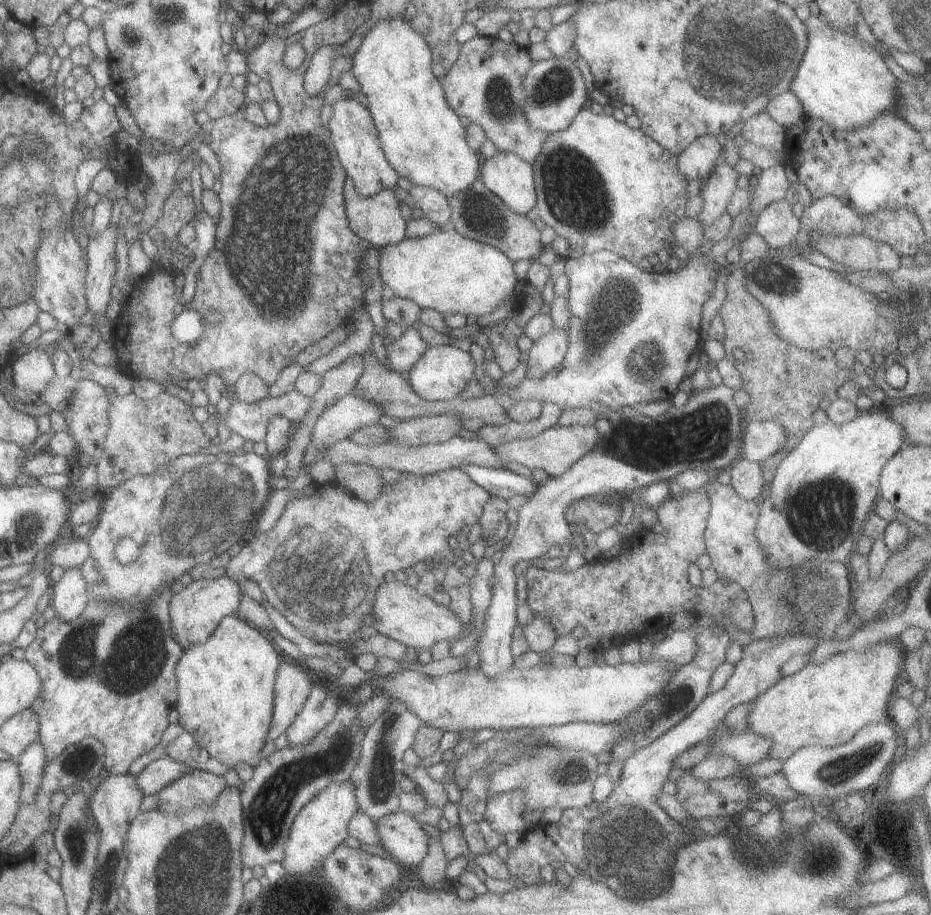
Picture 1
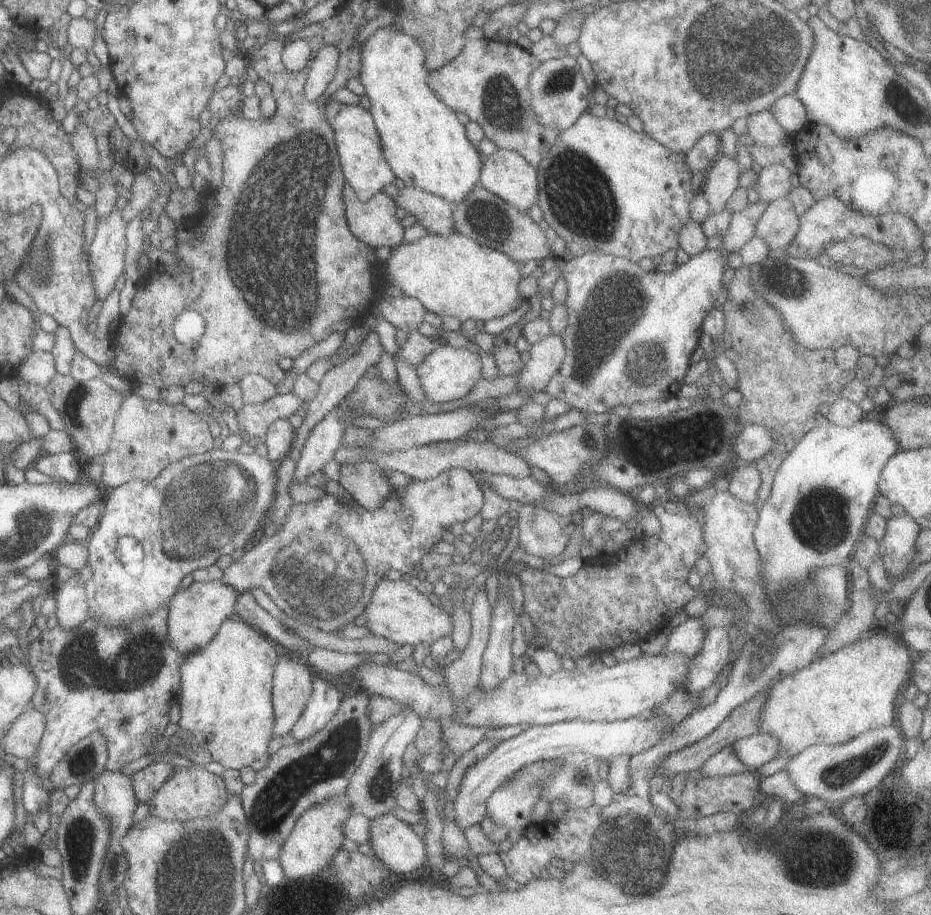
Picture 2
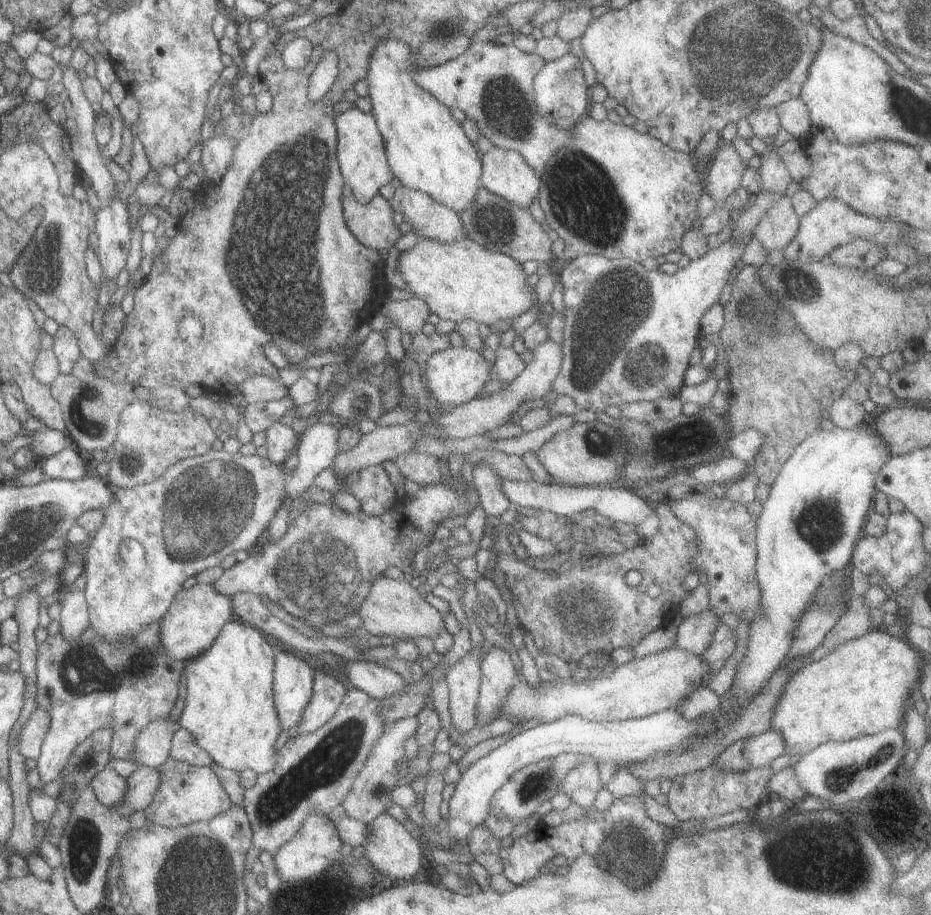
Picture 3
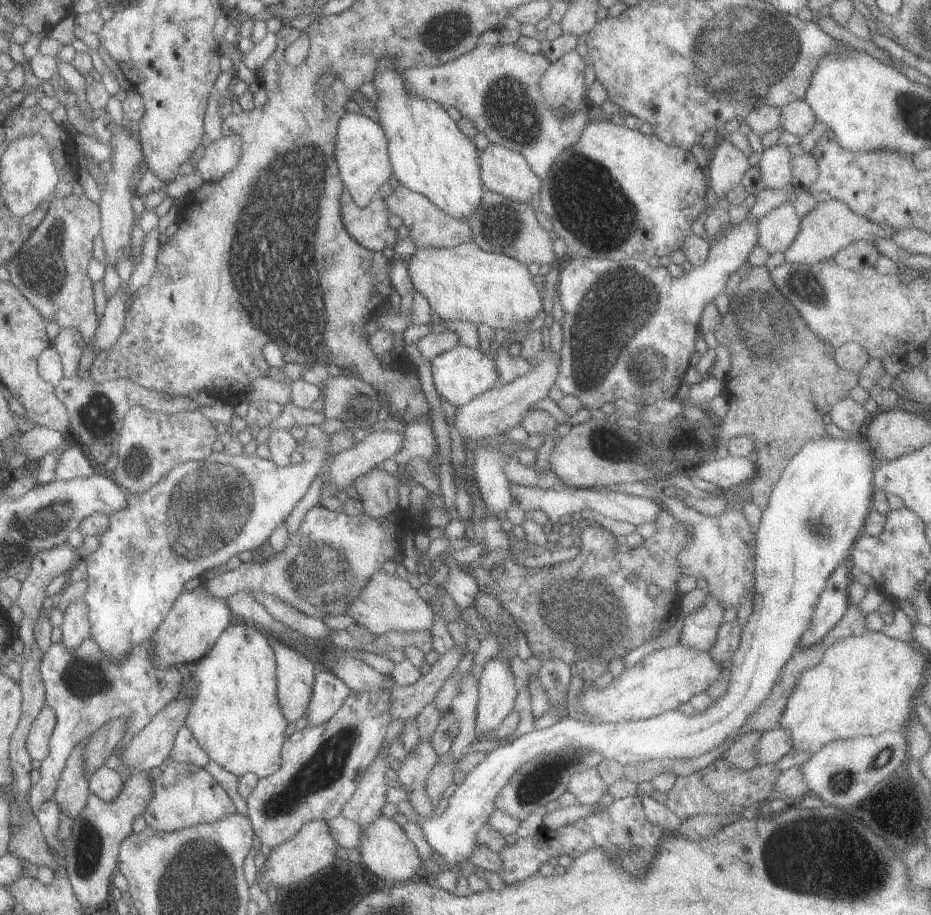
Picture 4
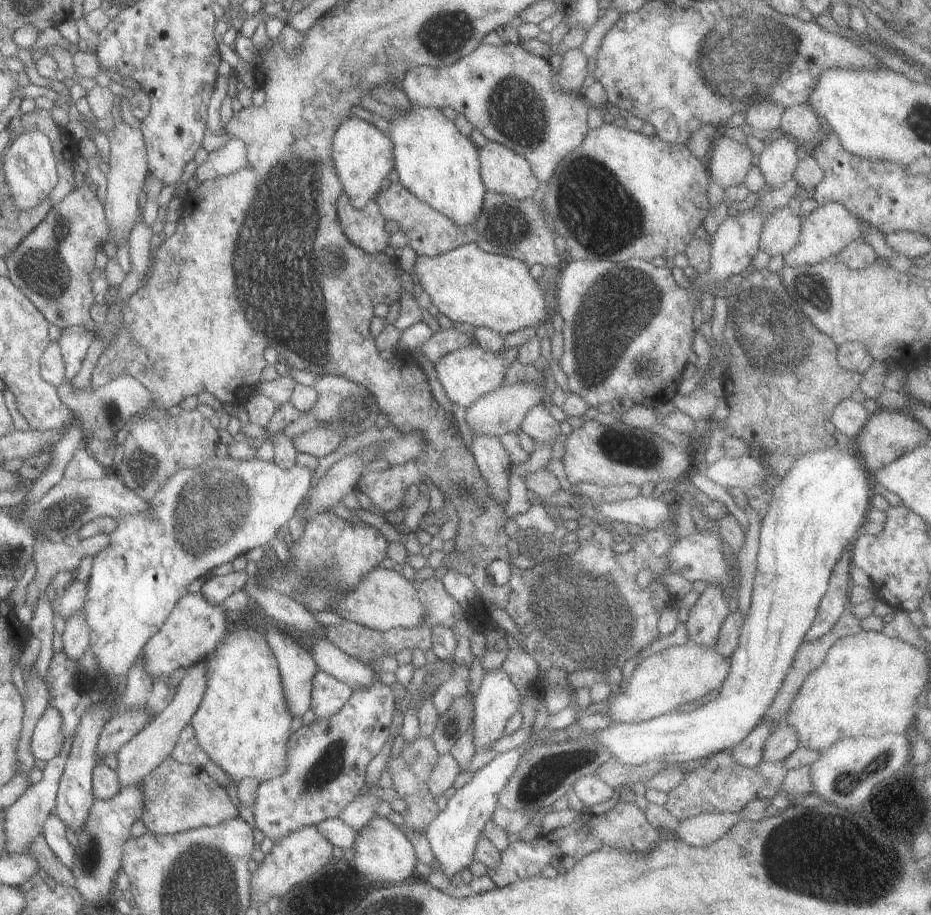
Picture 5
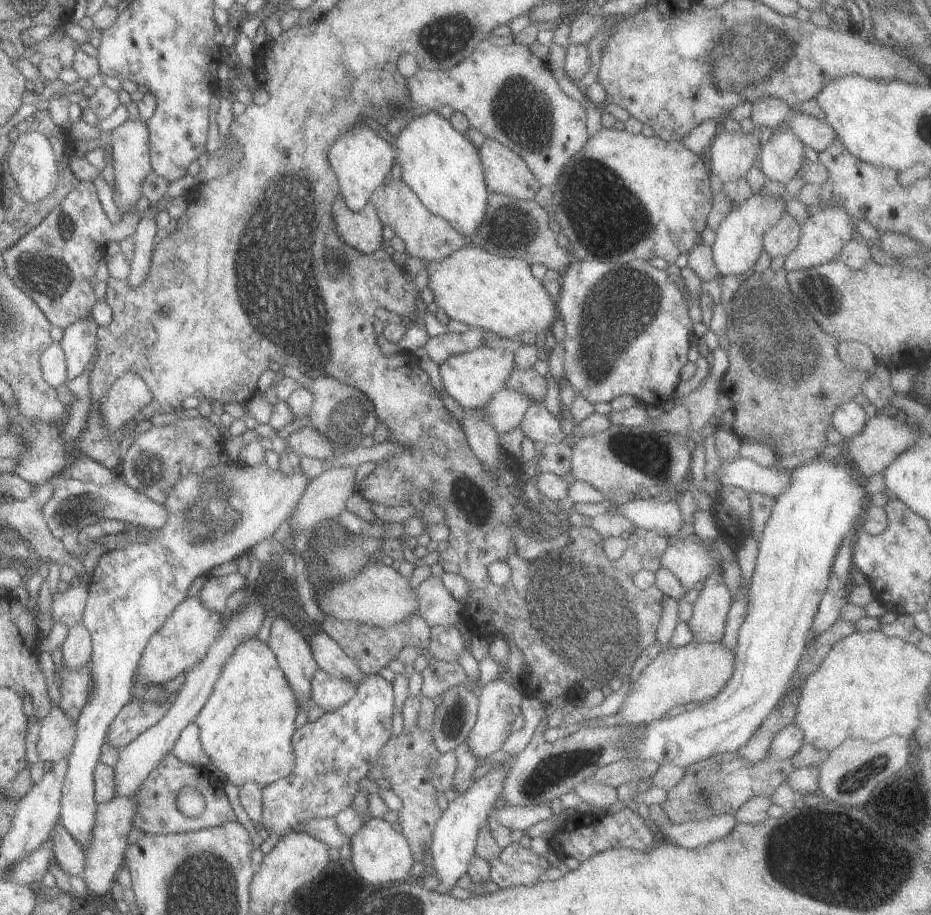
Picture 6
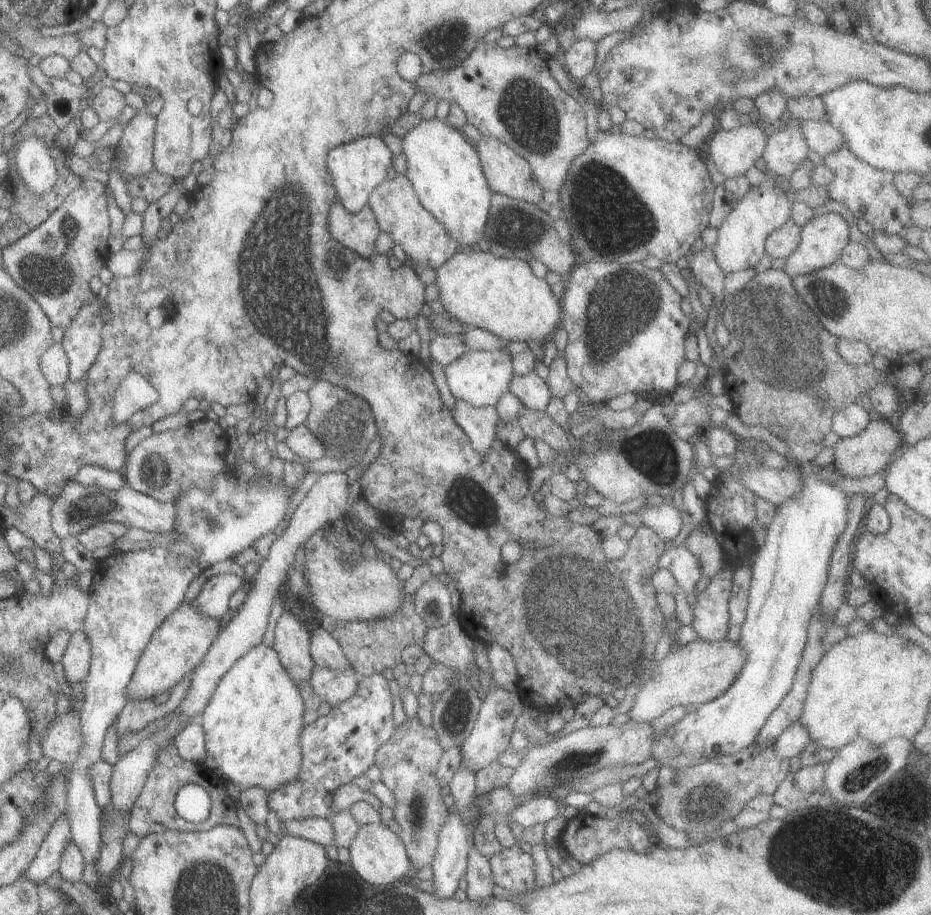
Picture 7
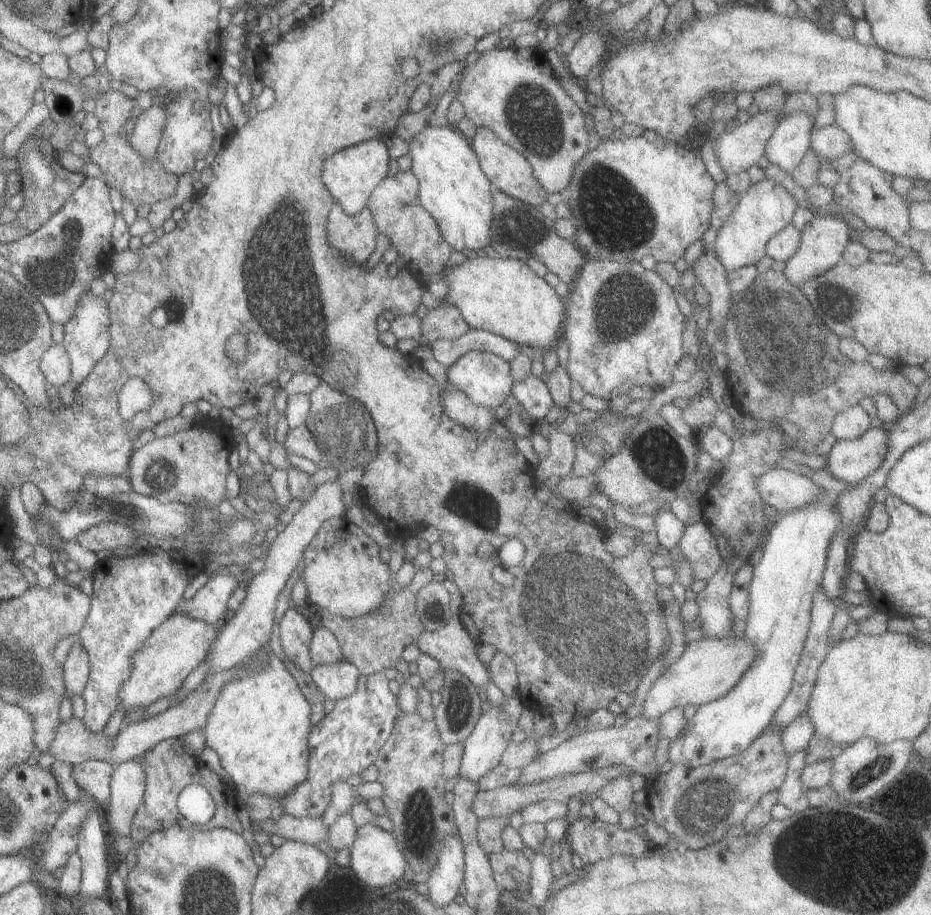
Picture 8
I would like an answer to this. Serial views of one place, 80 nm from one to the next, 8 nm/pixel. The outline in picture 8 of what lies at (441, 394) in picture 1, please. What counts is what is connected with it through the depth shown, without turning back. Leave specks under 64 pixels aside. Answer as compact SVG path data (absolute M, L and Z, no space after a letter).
M470 350L460 356L446 368L446 382L463 394L473 403L488 409L494 409L510 394L512 378L509 374L509 363L496 354L487 351Z

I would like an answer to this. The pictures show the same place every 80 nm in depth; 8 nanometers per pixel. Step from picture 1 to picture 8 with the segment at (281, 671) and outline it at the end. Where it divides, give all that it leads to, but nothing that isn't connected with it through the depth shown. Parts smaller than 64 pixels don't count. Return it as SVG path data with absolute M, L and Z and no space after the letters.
M290 605L278 622L279 640L283 654L301 672L308 673L314 666L308 655L308 642L312 635L309 621Z

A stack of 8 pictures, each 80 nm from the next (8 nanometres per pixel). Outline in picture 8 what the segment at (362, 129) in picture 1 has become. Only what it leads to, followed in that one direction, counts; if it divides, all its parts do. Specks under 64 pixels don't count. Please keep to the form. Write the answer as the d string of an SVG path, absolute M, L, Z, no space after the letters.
M367 139L328 156L323 163L320 179L334 202L339 204L345 214L351 216L366 206L373 189L387 176L387 162L389 157L383 141Z

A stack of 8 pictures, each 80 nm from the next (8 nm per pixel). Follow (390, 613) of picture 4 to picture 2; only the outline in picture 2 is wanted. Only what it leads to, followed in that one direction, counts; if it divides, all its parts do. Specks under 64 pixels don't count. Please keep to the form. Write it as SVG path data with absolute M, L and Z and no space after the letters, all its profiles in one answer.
M381 578L374 586L362 614L365 616L363 626L371 635L386 638L396 645L430 645L439 637L448 635L452 629L451 619L442 607L431 604L427 596L415 589L415 583L405 583L402 579L390 581Z

